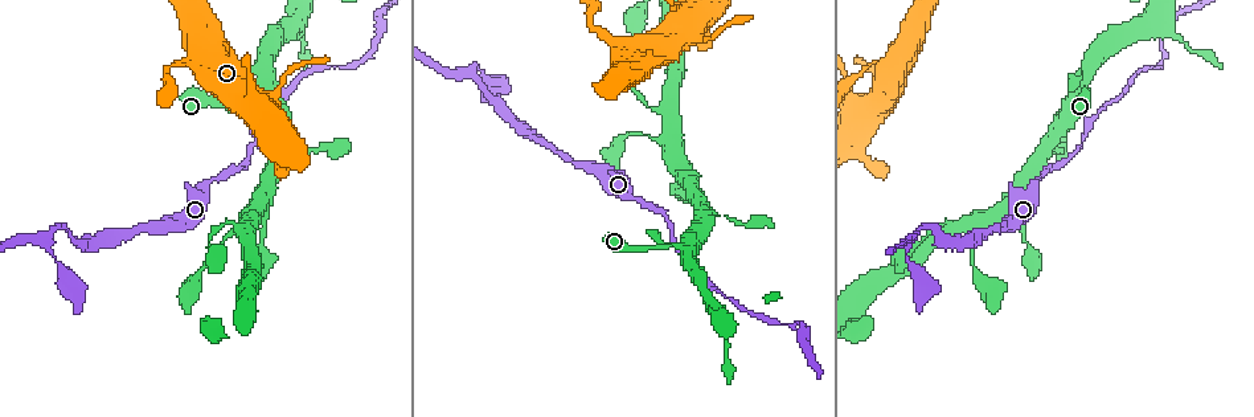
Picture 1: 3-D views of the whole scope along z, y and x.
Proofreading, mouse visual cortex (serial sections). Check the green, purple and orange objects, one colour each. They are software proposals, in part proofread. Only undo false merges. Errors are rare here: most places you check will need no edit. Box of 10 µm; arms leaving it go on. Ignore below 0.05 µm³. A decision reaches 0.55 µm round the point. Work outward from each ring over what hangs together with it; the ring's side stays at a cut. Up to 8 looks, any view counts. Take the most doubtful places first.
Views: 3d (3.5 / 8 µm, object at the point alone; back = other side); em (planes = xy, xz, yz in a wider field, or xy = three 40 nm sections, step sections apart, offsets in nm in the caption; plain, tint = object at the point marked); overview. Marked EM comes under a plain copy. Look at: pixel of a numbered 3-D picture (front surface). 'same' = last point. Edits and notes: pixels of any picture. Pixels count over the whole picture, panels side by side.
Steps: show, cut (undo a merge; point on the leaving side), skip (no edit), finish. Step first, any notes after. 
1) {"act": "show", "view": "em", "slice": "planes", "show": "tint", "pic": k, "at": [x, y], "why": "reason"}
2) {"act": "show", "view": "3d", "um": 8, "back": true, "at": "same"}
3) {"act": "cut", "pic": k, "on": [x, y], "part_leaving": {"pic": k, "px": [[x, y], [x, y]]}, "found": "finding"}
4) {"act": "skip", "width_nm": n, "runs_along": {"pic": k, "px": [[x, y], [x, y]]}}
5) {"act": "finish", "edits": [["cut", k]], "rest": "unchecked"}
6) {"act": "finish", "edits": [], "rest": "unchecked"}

{"act": "show", "view": "3d", "um": 8, "pic": 1, "at": [51, 236], "why": "three-way junction"}

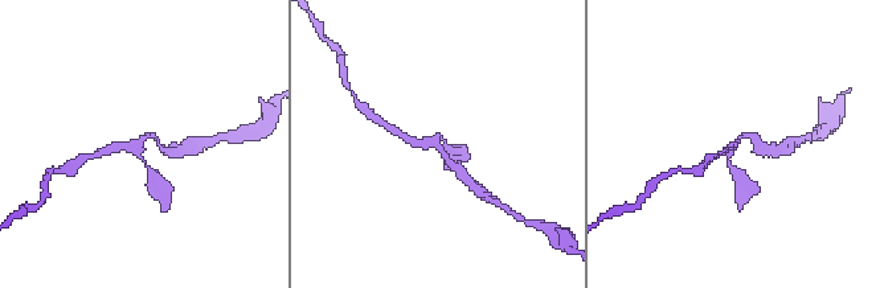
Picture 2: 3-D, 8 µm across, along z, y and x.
{"act": "show", "view": "3d", "um": 3.5, "at": "same"}

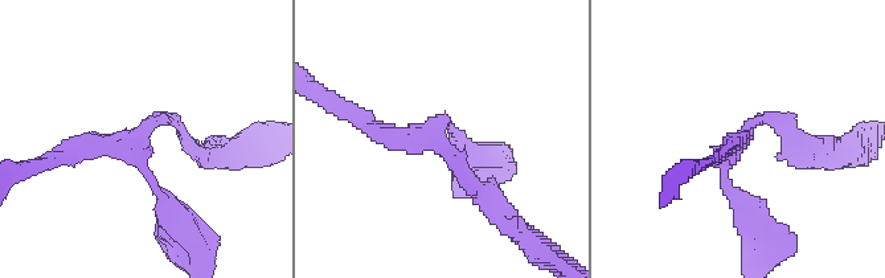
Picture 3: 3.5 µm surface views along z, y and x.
{"act": "skip", "runs_along": {"pic": 3, "px": [[487, 193], [463, 142]]}, "found": "one cell here"}

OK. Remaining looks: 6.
{"act": "show", "view": "3d", "um": 3.5, "pic": 1, "at": [257, 110], "why": "sharp bend"}

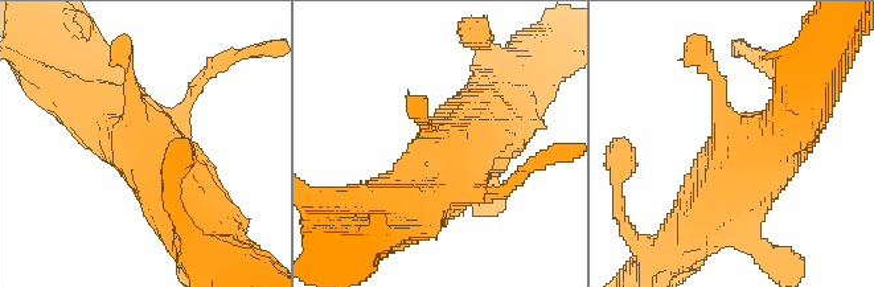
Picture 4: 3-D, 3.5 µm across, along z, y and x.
{"act": "show", "view": "em", "slice": "xy", "step": 5, "show": "tint", "pic": 4, "at": [452, 167]}

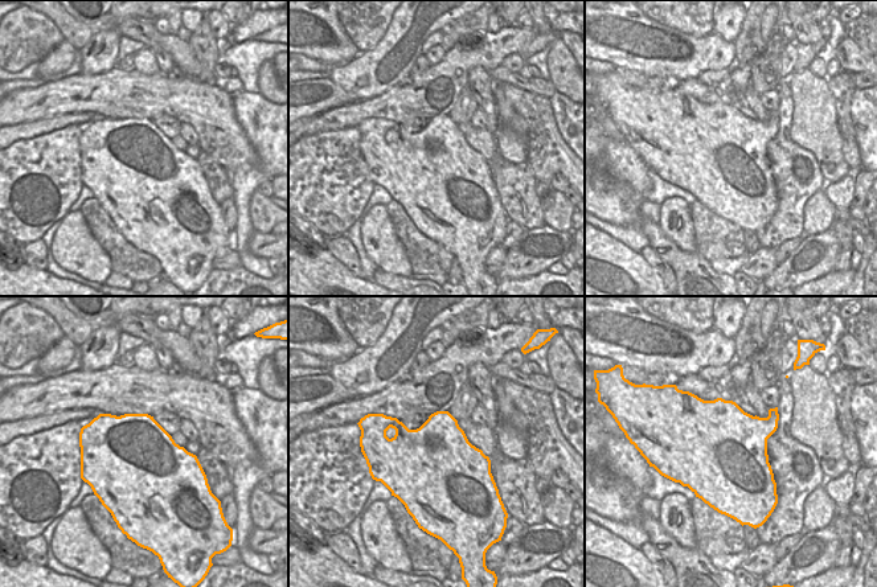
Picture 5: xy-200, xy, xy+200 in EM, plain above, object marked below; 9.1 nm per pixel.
{"act": "skip", "runs_along": {"pic": 4, "px": [[85, 90], [195, 192]]}, "found": "one cell here"}

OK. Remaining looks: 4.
{"act": "show", "view": "3d", "um": 8, "pic": 1, "at": [1026, 241], "why": "narrows sharply"}

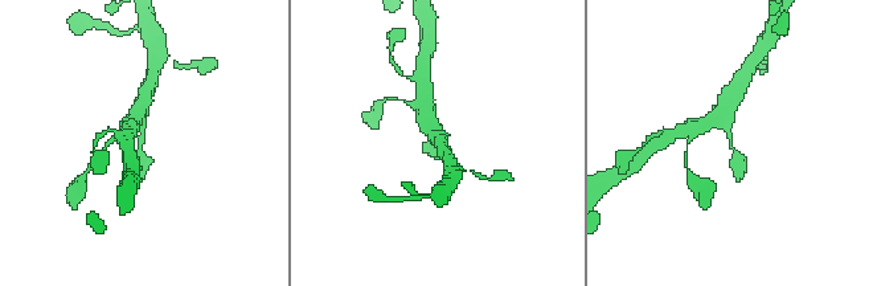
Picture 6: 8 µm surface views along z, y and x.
{"act": "show", "view": "3d", "um": 3.5, "at": "same"}

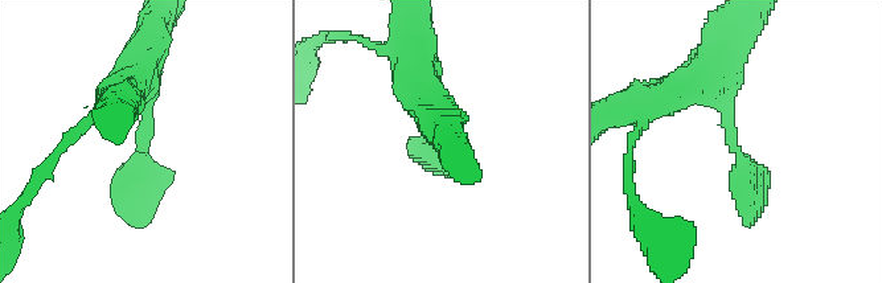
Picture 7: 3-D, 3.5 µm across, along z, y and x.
{"act": "show", "view": "em", "slice": "planes", "show": "tint", "pic": 7, "at": [737, 153], "why": "need the tissue"}

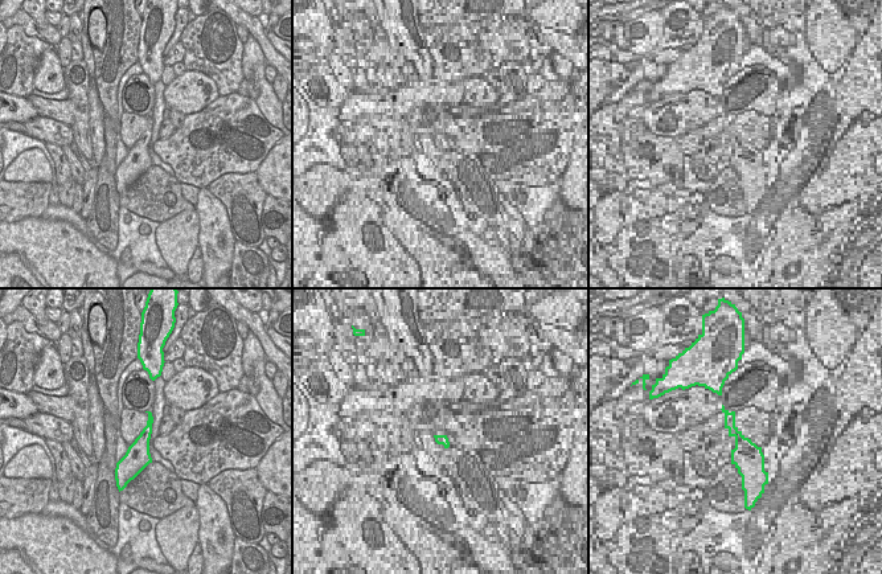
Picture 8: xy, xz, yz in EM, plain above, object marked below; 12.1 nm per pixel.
{"act": "skip", "runs_along": {"pic": 7, "px": [[709, 65], [750, 179], [746, 224]]}, "found": "all the same cell"}

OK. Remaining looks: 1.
{"act": "finish", "edits": [], "rest": "unchecked"}

